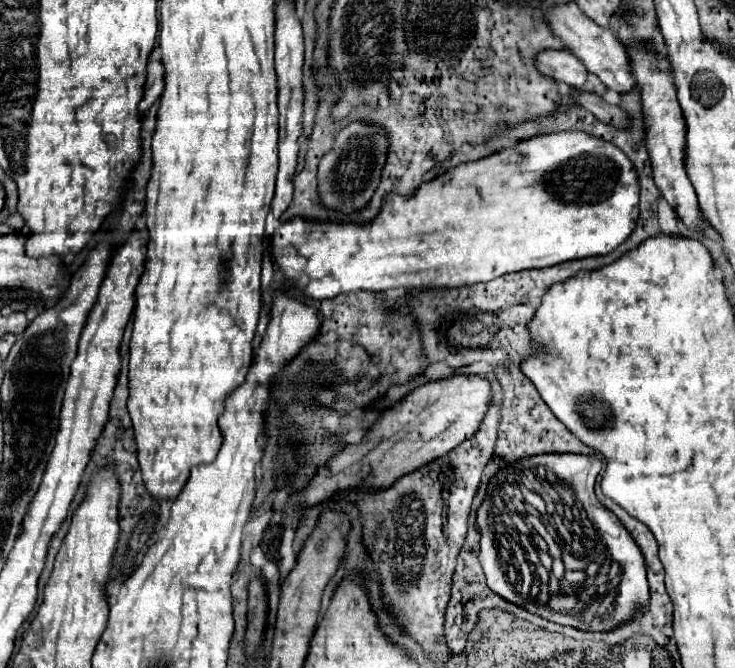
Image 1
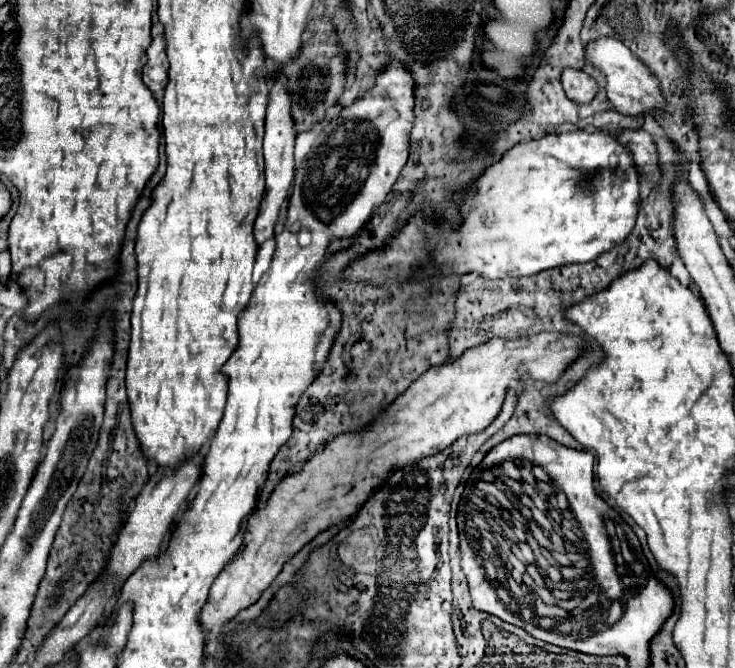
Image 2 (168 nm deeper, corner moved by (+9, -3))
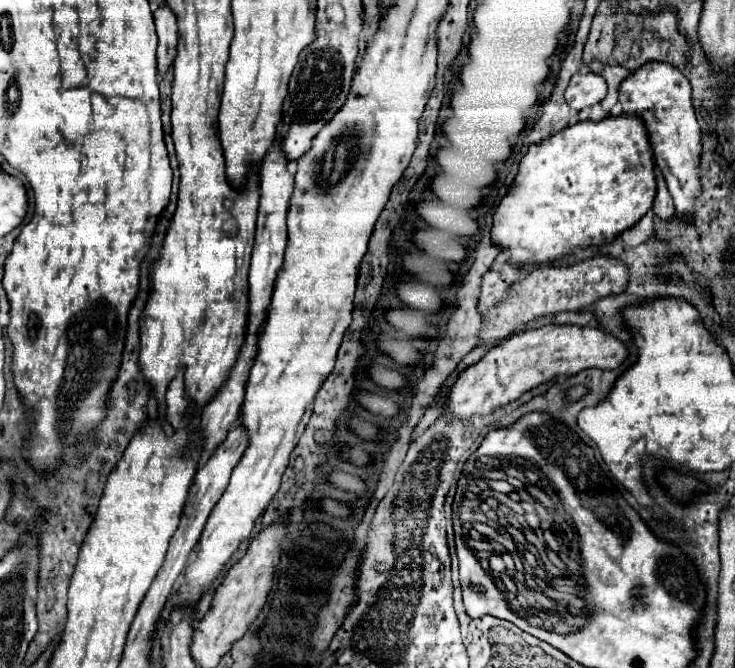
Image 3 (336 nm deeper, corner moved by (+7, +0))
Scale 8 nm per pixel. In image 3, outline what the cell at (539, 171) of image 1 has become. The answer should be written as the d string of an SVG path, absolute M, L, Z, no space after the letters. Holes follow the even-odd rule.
M619 115L619 117L605 117L601 121L579 121L571 127L565 127L557 135L541 141L539 145L531 145L525 157L519 163L519 171L509 185L507 195L499 203L499 207L493 213L493 227L491 227L491 241L499 251L507 251L509 263L511 265L543 265L543 263L555 263L563 259L567 253L575 249L585 249L585 247L599 247L601 243L611 243L617 239L627 227L633 227L653 205L655 199L655 167L653 167L653 155L651 155L651 145L647 139L647 131L643 123L637 119L637 115Z

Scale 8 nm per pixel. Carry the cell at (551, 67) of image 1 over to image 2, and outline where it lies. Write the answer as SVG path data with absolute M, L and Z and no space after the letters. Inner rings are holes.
M573 68L563 70L561 82L563 82L563 90L567 98L577 104L589 104L599 90L597 82L583 70L573 70Z

